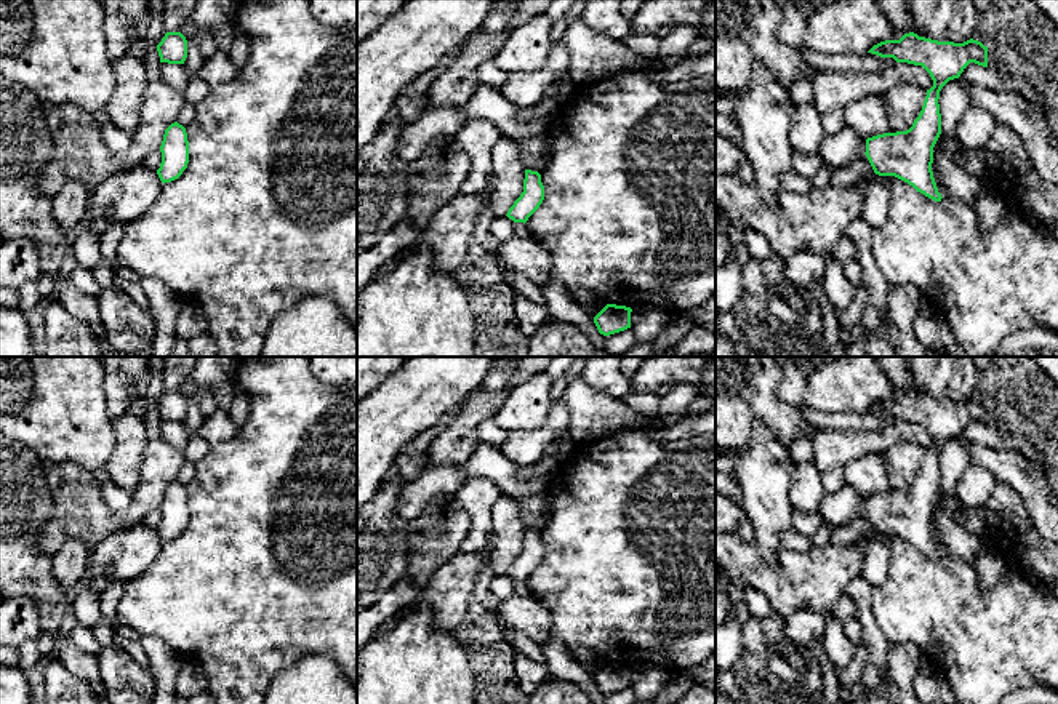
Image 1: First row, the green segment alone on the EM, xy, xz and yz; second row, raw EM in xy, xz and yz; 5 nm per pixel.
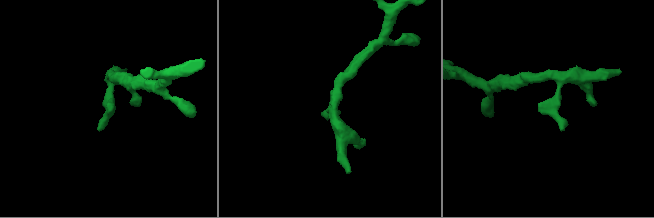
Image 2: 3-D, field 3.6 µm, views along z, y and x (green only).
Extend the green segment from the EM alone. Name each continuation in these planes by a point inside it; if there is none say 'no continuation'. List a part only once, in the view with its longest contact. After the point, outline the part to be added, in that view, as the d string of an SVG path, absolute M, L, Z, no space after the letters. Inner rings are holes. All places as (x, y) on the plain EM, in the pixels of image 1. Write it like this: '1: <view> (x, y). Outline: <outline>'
no continuation

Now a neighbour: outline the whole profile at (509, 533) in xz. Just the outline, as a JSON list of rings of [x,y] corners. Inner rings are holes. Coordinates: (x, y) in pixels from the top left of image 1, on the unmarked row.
[[[503,496],[493,507],[495,546],[490,550],[488,568],[495,576],[506,574],[523,550],[525,528],[515,499]]]

